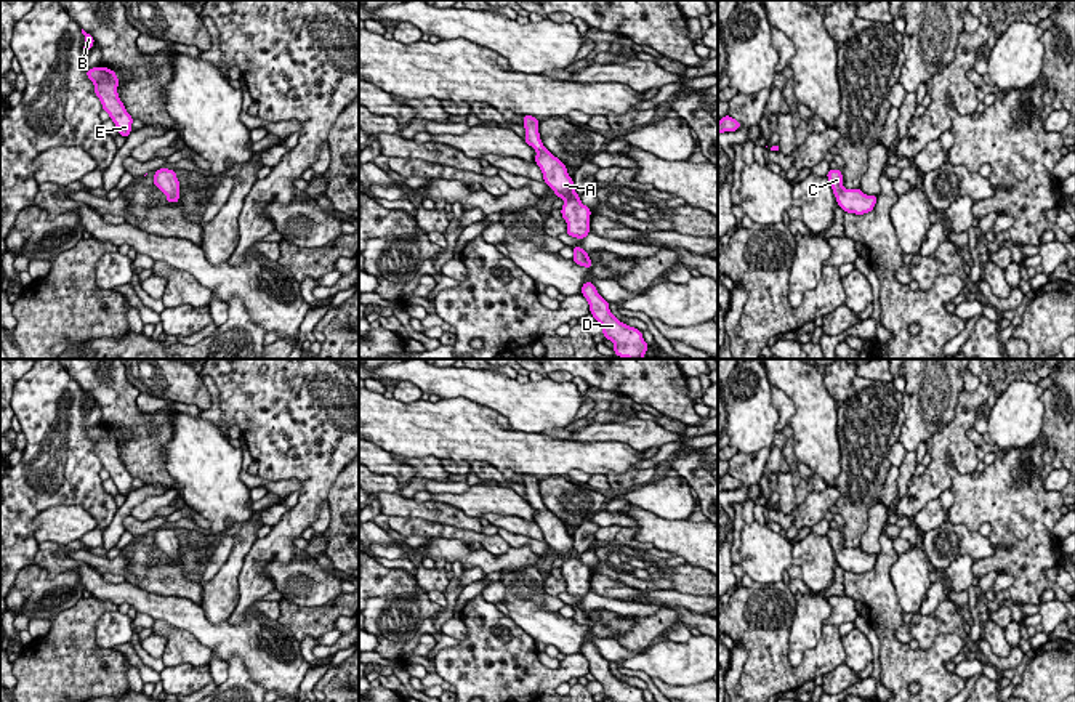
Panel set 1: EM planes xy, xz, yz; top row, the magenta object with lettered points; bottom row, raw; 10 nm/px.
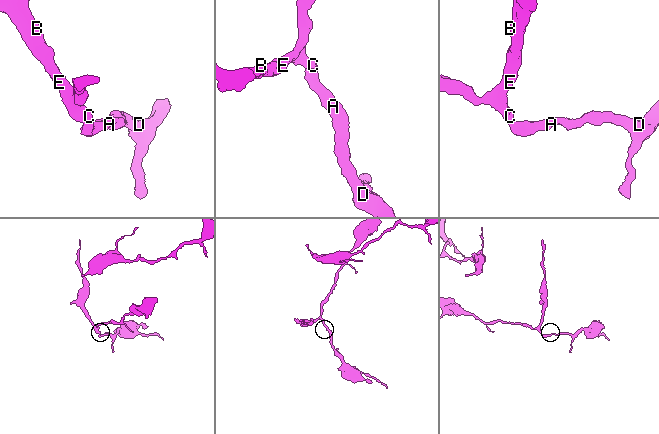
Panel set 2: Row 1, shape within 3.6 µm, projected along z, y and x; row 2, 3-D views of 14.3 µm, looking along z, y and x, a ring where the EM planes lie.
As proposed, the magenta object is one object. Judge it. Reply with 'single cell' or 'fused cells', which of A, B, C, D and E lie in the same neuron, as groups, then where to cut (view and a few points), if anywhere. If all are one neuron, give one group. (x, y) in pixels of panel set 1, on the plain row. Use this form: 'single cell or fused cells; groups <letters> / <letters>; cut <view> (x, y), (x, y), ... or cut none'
single cell; groups A B C D E; cut none

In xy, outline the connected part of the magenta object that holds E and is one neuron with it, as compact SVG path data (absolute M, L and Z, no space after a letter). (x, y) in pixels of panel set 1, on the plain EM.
M93 426L87 430L87 436L95 442L95 454L99 457L103 470L111 474L119 494L127 497L131 492L133 476L127 471L125 463L119 457L117 433L107 426Z

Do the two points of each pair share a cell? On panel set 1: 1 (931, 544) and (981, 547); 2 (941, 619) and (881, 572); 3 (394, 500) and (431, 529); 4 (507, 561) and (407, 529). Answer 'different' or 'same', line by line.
1: same
2: different
3: different
4: different

